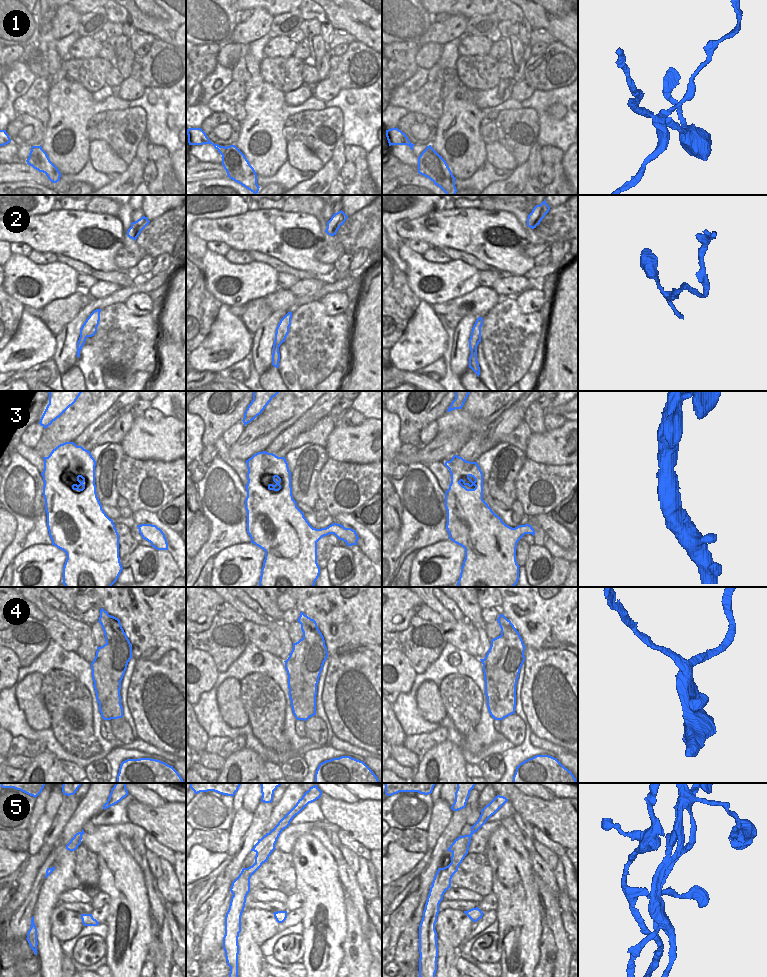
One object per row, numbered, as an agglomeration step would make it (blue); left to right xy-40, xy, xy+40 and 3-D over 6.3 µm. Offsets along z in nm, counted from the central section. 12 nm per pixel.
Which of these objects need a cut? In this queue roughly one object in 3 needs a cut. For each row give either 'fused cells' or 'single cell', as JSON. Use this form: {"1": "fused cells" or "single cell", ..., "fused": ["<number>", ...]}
{"1": "fused cells", "2": "single cell", "3": "single cell", "4": "fused cells", "5": "fused cells", "fused": ["1", "4", "5"]}

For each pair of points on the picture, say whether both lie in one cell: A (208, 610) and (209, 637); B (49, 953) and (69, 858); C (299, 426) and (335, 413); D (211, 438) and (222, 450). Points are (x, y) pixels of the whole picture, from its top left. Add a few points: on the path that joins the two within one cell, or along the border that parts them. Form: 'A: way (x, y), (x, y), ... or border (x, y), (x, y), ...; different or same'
A: border (216, 614), (212, 623), (205, 630), (196, 634); different
B: way (44, 929), (44, 906), (51, 889), (57, 882); same
C: border (335, 404), (328, 414); different
D: border (220, 436), (213, 444); different

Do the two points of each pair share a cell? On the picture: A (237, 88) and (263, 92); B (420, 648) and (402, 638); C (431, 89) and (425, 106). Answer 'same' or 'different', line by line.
A: different
B: same
C: same

